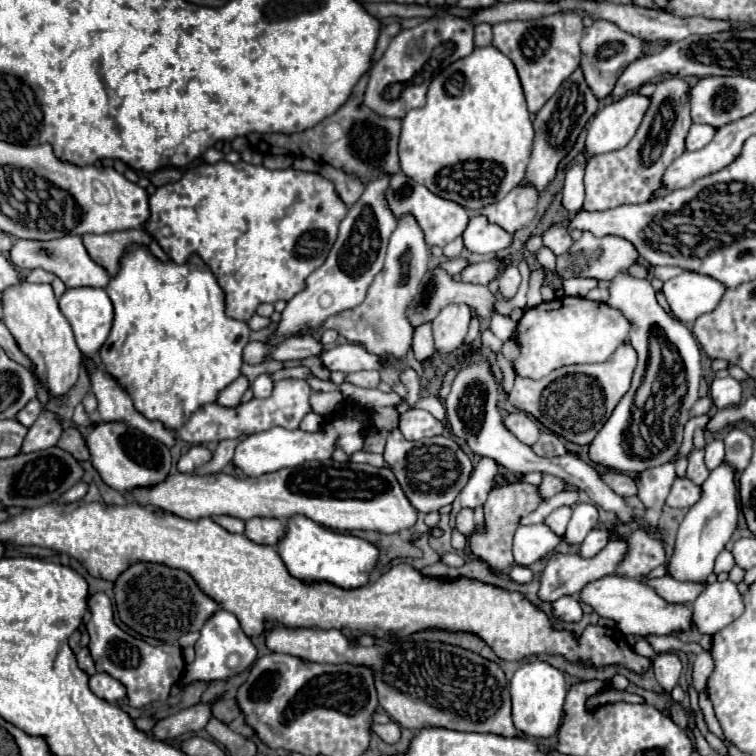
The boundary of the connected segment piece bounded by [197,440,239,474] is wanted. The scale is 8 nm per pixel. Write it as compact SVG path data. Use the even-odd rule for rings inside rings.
M221 440L217 450L213 452L213 458L197 474L215 474L215 472L221 472L221 468L231 462L233 450L235 450L237 444L239 444L239 440Z

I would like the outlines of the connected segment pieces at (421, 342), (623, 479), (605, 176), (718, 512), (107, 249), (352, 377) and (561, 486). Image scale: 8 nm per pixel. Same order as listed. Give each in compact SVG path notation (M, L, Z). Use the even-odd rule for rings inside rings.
M423 322L423 324L419 324L419 328L415 328L415 336L413 336L413 354L415 354L415 358L417 358L421 364L433 358L435 348L433 348L431 322Z
M607 470L603 474L603 482L611 486L611 490L623 498L627 496L637 496L637 484L631 476L627 474L619 474L619 472L613 472L613 470Z
M669 78L657 84L651 106L633 136L633 140L615 152L593 156L585 168L585 210L607 210L621 204L641 204L651 200L665 168L685 152L685 134L691 126L689 86L681 78Z
M729 462L719 464L719 468L709 472L709 478L701 486L701 498L685 514L677 538L675 552L667 566L669 574L681 582L703 582L713 572L713 562L717 554L725 548L731 534L737 528L739 506L737 506L737 484L735 468Z
M139 228L127 232L107 232L107 234L85 234L83 244L89 256L101 264L109 274L119 272L119 256L123 256L123 248L127 244L143 244L149 246L151 238Z
M361 370L361 372L353 372L347 376L347 382L361 386L361 388L377 388L381 378L377 370Z
M545 474L543 476L543 482L539 486L539 494L543 500L549 500L551 496L559 494L565 490L565 480L559 478L559 476L551 476L551 474Z

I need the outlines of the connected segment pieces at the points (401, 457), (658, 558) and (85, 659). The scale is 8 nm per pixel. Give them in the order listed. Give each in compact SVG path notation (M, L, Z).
M393 430L387 438L383 456L389 468L395 472L395 478L399 480L411 504L427 514L451 504L471 476L471 468L473 468L471 460L461 448L457 454L457 448L459 446L447 436L433 436L433 438L409 442L399 430Z
M635 530L629 534L629 556L621 562L621 566L617 568L617 574L639 578L665 562L667 562L667 556L665 556L663 542L647 536L641 530Z
M81 648L81 652L77 654L77 664L79 668L83 668L83 672L87 672L89 676L95 674L95 666L93 666L93 660L91 660L91 654L87 648Z

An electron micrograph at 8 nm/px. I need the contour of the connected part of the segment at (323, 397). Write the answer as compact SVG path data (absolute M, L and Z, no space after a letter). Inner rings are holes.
M313 392L311 404L317 414L331 414L335 404L341 402L343 396L339 392Z

